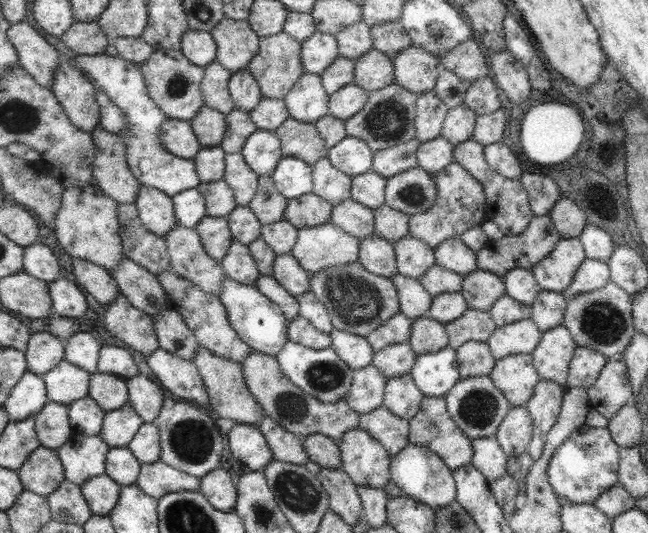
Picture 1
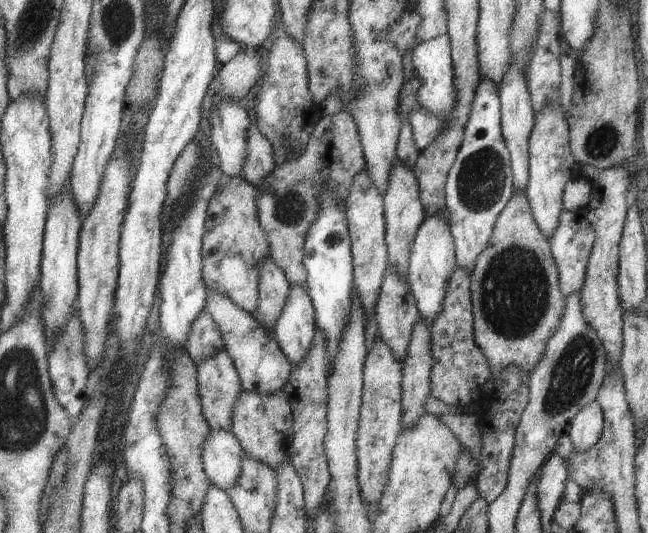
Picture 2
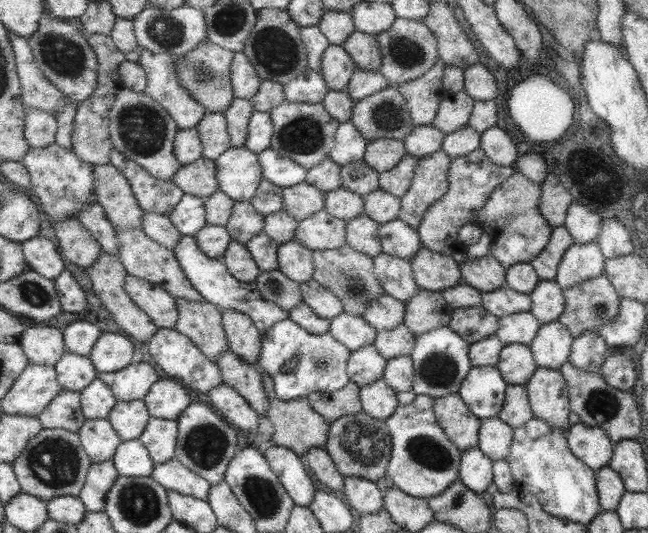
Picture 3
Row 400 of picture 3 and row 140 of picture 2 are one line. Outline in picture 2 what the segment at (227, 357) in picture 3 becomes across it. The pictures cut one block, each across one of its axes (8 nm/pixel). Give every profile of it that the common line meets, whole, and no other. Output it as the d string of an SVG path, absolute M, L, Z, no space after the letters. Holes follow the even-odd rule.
M253 120L248 131L248 156L242 176L253 186L261 186L265 176L269 176L277 166L271 142L261 133L256 120Z

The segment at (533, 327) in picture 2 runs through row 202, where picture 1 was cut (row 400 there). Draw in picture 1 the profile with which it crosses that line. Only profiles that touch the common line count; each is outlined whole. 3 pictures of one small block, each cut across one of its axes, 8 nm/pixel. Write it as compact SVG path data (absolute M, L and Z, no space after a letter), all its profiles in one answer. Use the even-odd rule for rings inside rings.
M513 354L497 359L488 378L492 379L493 385L495 385L497 390L503 392L510 406L527 405L539 380L539 376L532 366L531 354Z

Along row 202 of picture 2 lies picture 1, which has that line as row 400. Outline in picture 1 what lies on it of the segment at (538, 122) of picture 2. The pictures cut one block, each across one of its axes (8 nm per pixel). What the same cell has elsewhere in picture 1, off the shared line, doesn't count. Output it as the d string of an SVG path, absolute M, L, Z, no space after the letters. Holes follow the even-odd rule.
M539 379L527 402L526 407L532 418L532 436L525 452L533 461L540 457L547 432L555 424L564 391L565 388L555 382Z

